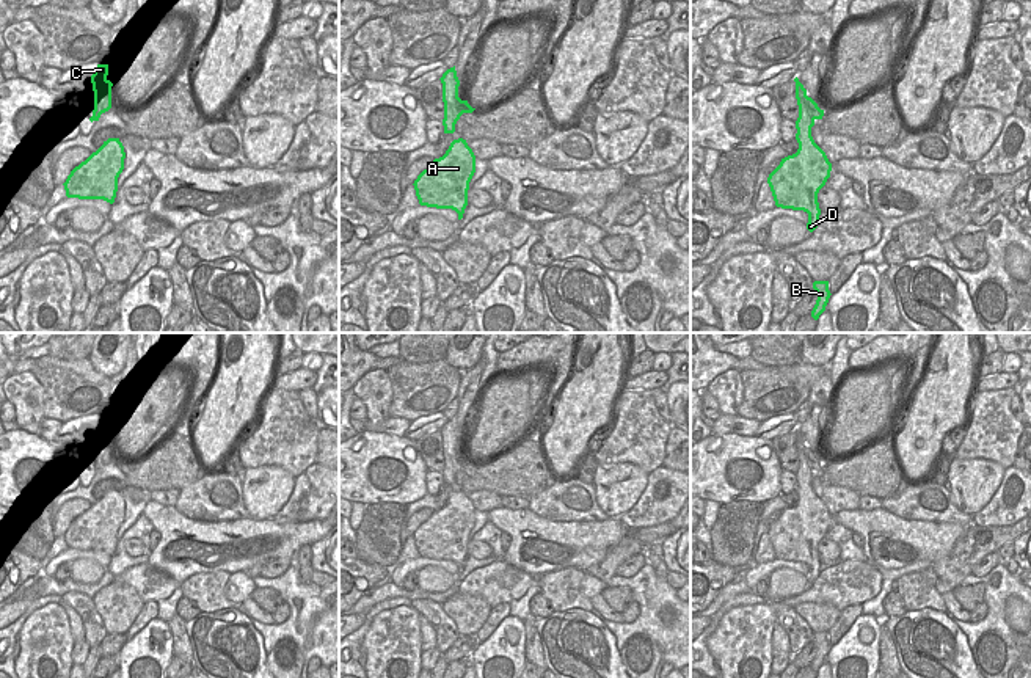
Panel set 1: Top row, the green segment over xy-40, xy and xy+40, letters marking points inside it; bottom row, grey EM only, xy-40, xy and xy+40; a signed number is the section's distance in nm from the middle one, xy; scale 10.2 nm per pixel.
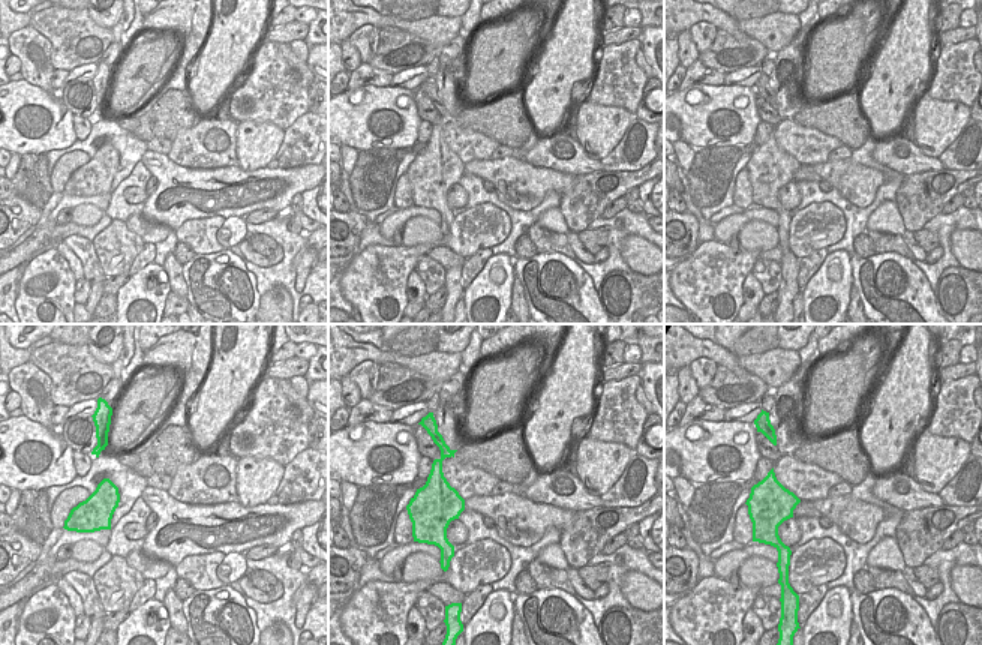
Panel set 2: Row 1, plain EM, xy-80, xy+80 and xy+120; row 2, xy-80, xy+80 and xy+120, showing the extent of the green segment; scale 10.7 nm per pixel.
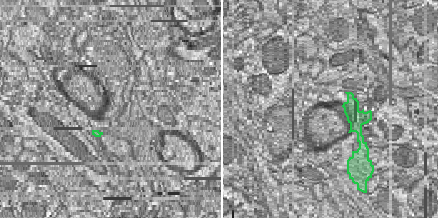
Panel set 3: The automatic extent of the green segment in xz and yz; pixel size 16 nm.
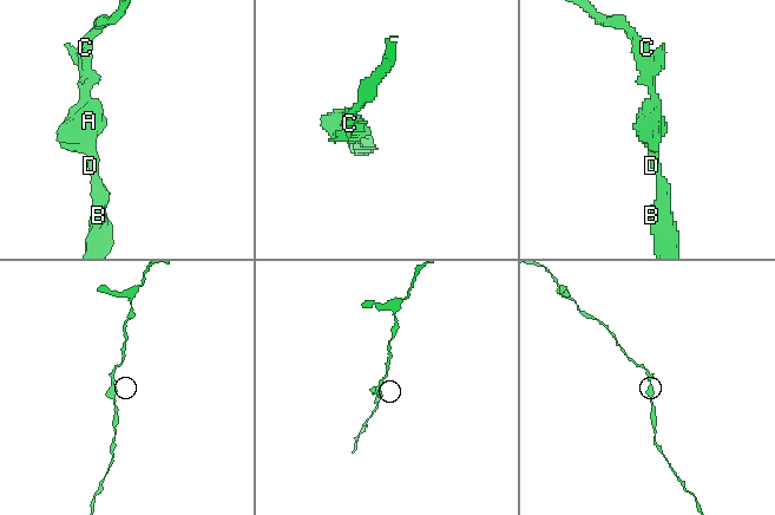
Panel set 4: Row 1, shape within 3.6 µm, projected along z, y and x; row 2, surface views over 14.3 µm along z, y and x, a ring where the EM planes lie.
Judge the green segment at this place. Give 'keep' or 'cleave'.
keep

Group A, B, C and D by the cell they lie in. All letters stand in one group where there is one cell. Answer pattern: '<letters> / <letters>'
A B C D

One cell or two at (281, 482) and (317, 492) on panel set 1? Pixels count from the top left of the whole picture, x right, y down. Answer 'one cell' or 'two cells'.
two cells

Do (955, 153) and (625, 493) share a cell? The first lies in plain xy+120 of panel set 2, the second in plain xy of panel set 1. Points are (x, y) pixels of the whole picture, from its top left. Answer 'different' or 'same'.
different

